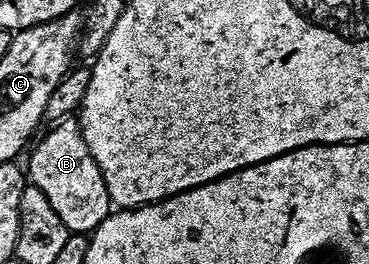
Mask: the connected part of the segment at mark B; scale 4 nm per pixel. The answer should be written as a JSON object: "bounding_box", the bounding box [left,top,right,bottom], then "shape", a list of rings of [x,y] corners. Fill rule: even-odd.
{"bounding_box":[27,118,111,234],"shape":[[[66,118],[54,123],[41,141],[32,145],[33,153],[27,164],[27,180],[30,185],[43,190],[51,210],[59,214],[59,222],[73,234],[92,234],[109,217],[111,201],[103,174],[87,146],[76,119]]]}

